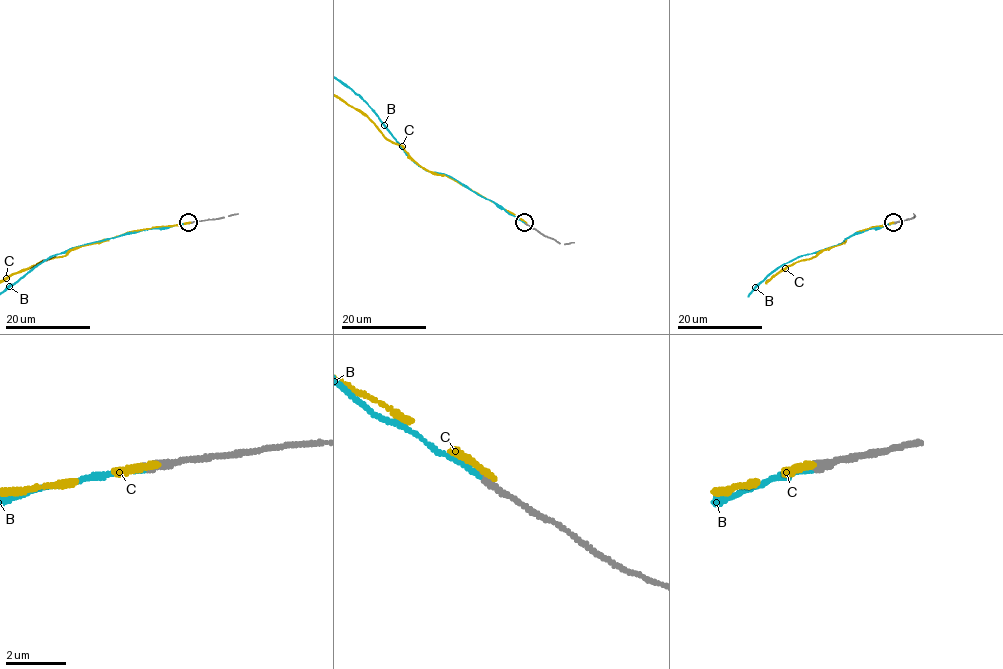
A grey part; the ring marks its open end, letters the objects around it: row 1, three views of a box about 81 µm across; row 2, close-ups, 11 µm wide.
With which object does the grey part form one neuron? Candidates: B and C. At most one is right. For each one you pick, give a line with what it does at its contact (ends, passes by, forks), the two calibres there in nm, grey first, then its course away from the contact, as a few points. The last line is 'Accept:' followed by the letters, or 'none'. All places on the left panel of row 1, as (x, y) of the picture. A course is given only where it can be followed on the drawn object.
B: it ends; calibres 180 and 160 nm
Accept: B

